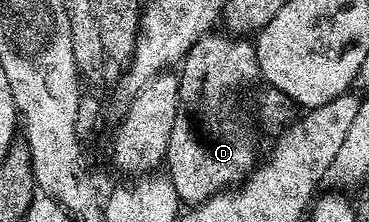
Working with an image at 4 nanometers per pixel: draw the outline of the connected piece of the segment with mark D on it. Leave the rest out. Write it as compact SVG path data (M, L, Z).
M217 30L200 36L179 64L177 99L184 103L186 100L193 108L178 107L164 167L175 186L178 201L185 206L199 206L212 196L240 185L258 159L256 134L241 122L232 108L233 95L253 75L258 75L257 48L244 35L229 35L233 36L224 36Z

